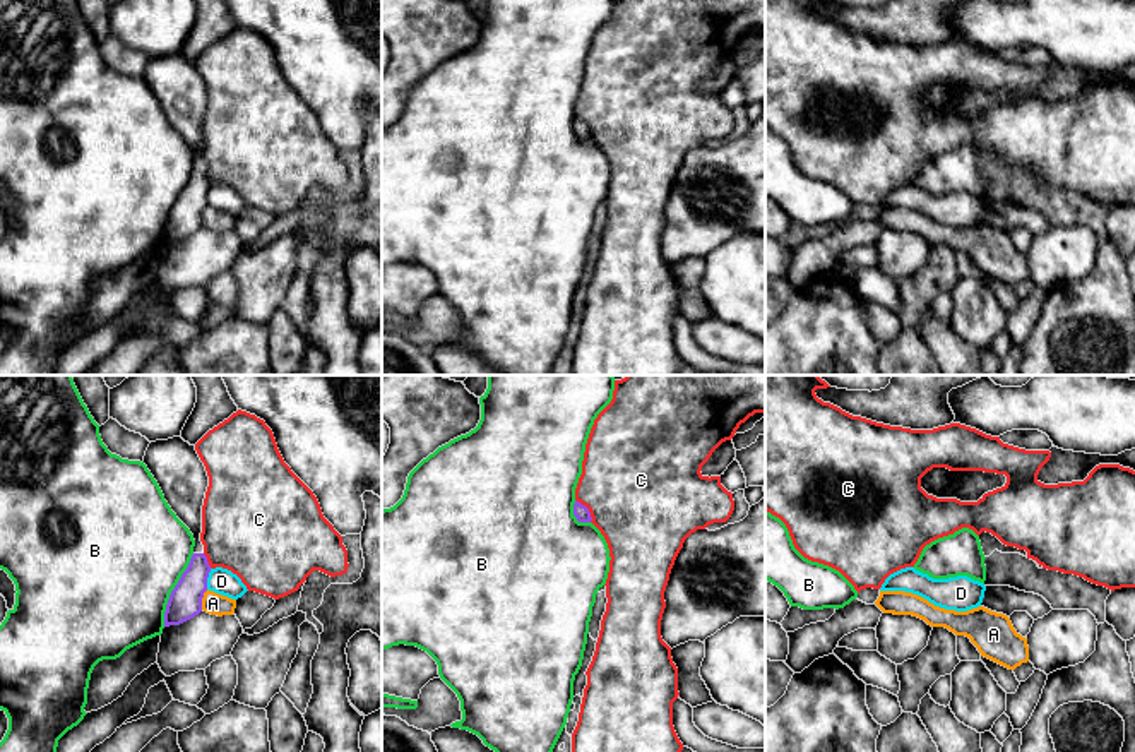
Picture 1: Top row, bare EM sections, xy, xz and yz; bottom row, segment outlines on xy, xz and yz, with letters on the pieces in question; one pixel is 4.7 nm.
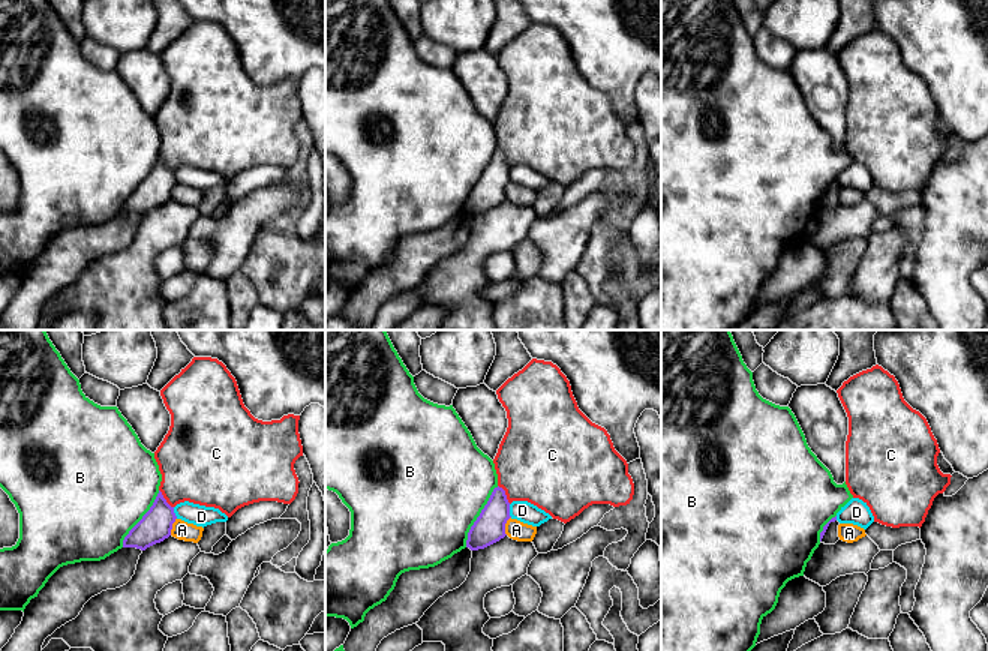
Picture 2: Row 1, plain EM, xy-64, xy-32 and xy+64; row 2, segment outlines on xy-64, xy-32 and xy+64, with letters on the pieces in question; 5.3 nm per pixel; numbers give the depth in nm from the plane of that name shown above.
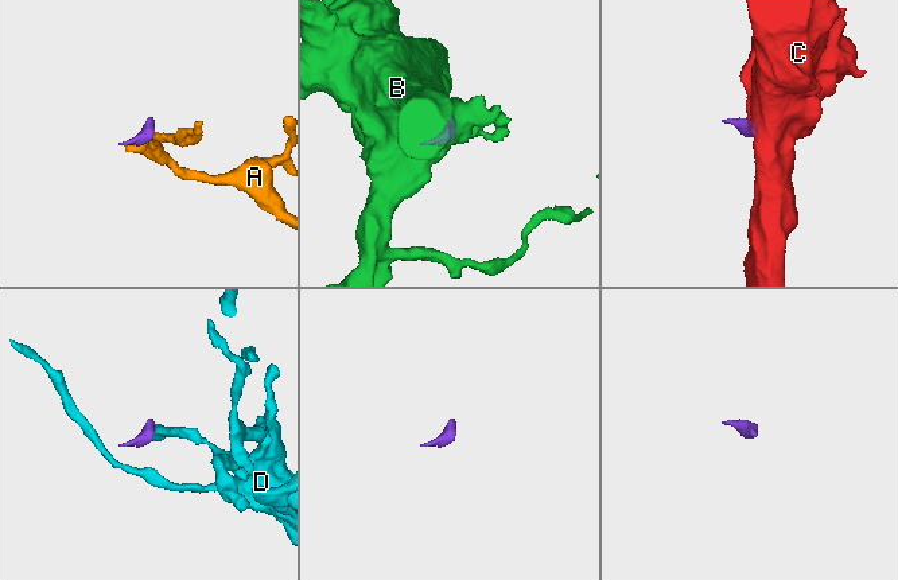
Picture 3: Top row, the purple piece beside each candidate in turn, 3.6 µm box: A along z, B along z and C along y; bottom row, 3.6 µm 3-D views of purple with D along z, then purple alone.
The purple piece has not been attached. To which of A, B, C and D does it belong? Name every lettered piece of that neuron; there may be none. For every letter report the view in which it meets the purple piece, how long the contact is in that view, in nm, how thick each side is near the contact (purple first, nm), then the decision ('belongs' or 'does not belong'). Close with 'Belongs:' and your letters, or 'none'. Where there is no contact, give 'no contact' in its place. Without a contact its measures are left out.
A: meets purple in xy; contact 100 nm long; 160 nm thick on the purple side, 100 nm on the other; does not belong
B: meets purple in xy; contact 380 nm long; 160 nm thick on the purple side, 500 nm on the other; does not belong
C: meets purple in xz; contact 130 nm long; 70 nm thick on the purple side, 500 nm on the other; does not belong
D: meets purple in xy; contact 100 nm long; 160 nm thick on the purple side, 120 nm on the other; does not belong
Belongs: none

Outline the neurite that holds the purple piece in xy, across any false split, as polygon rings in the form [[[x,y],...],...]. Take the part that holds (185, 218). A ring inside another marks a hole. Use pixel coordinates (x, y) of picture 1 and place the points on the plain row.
[[[181,53],[151,58],[144,81],[157,98],[171,127],[195,156],[190,180],[171,207],[164,228],[164,243],[180,242],[202,228],[202,214],[207,207],[211,182],[204,171],[200,149],[209,93],[195,62]]]

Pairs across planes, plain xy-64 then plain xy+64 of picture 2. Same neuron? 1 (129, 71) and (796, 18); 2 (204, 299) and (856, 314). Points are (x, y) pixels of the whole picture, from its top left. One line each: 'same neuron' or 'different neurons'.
1: different neurons
2: same neuron

